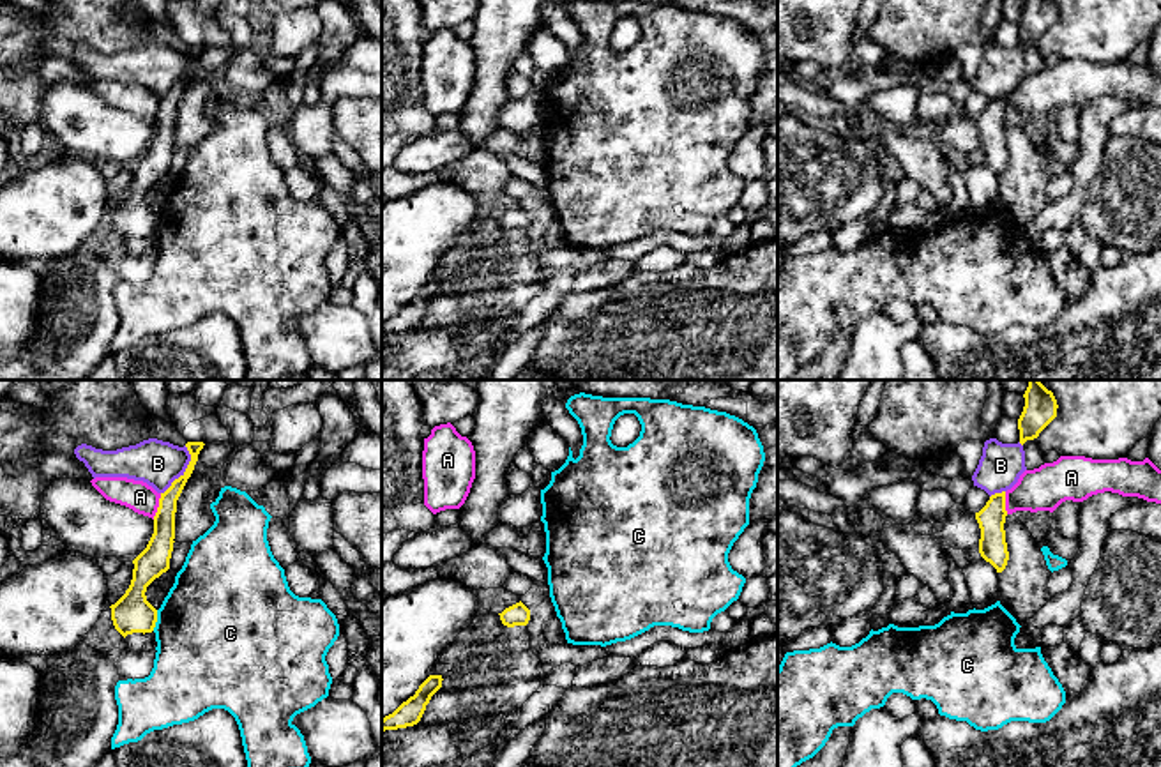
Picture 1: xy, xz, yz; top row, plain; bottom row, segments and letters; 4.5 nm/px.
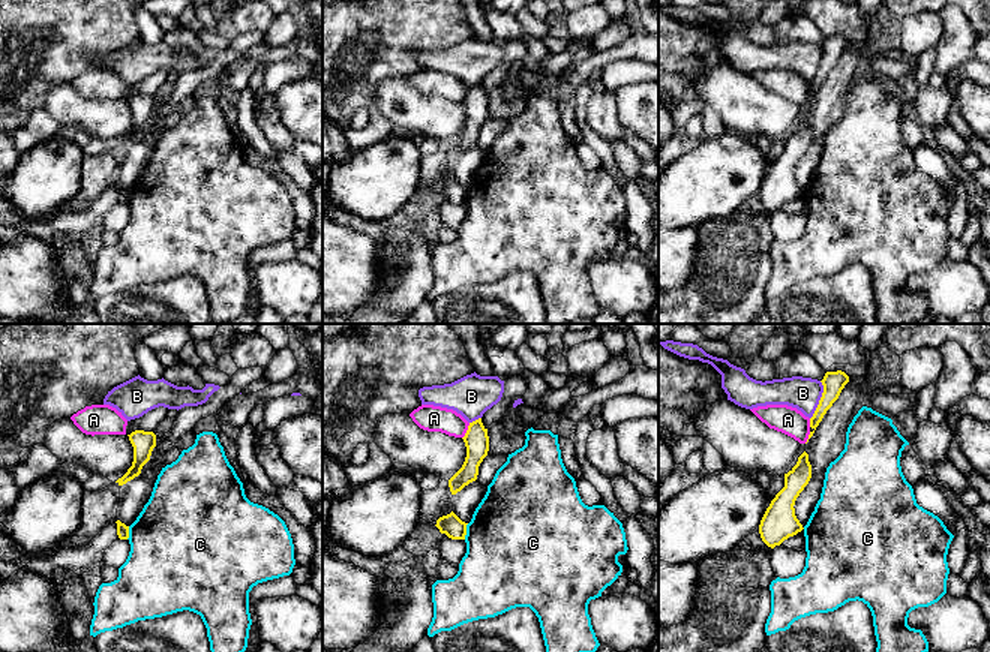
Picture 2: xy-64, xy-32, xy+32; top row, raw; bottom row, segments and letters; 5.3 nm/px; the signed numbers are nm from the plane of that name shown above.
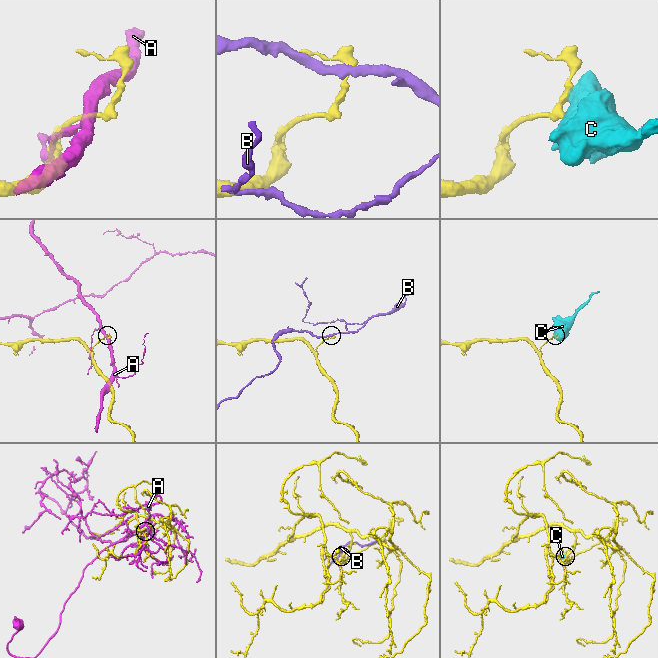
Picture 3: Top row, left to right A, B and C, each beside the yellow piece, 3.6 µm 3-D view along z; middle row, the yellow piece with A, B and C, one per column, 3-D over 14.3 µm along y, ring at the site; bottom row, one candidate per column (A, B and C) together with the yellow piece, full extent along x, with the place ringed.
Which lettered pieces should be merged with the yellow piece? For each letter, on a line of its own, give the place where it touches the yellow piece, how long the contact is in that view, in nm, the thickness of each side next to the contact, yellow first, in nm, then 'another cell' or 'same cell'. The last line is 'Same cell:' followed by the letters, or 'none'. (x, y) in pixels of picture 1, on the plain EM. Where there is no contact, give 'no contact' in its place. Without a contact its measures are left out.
A: xy (159, 110) | 130 nm | 140/140 nm | another cell
B: xy (186, 75) | 260 nm | 100/200 nm | another cell
C: xy (156, 225) | 100 nm | 180/500 nm | another cell
Same cell: none

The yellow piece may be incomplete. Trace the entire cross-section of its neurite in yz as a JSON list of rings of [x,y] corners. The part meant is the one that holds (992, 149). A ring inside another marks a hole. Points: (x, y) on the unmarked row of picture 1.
[[[1005,95],[991,99],[986,110],[975,117],[981,133],[979,157],[997,177],[1002,177],[1009,164],[1004,134],[1005,120]]]

